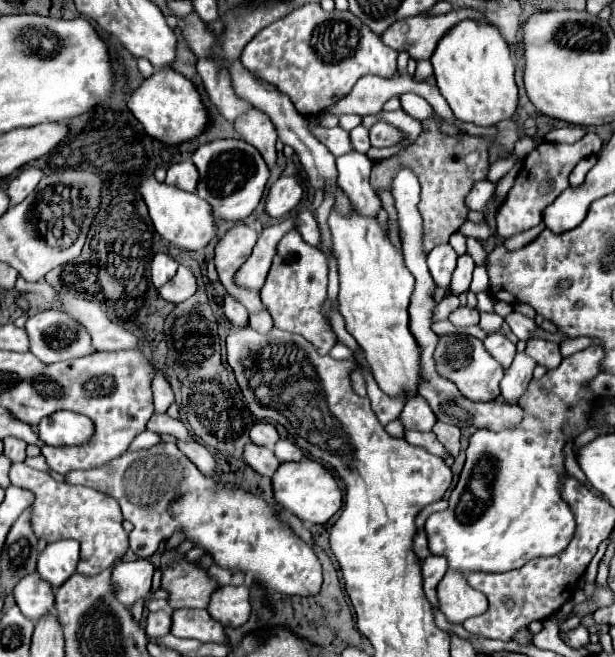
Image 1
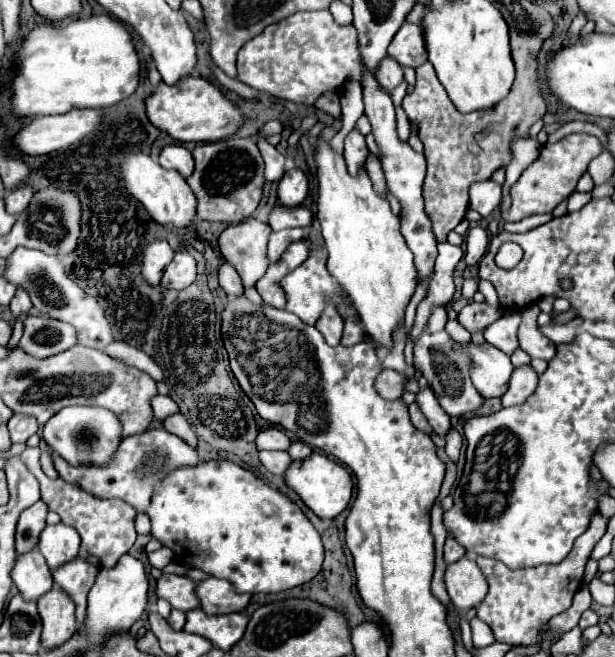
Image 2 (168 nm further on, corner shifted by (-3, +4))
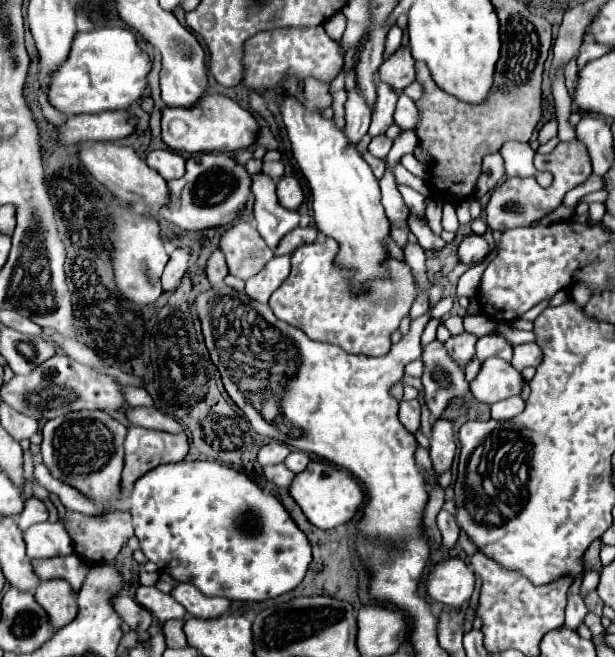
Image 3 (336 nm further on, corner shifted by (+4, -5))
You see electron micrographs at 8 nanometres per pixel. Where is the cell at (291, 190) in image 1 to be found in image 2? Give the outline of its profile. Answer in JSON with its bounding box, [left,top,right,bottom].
[277,169,309,207]

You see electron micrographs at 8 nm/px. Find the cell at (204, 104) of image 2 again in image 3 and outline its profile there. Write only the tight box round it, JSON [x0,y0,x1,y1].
[162,94,258,152]

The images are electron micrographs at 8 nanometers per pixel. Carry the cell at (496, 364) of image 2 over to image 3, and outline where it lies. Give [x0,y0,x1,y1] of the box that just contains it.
[470,358,522,404]

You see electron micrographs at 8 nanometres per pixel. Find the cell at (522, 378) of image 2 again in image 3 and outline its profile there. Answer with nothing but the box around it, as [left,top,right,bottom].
[490,396,524,420]

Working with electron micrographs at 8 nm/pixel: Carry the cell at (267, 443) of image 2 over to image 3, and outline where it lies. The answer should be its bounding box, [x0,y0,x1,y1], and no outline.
[258,442,290,466]

